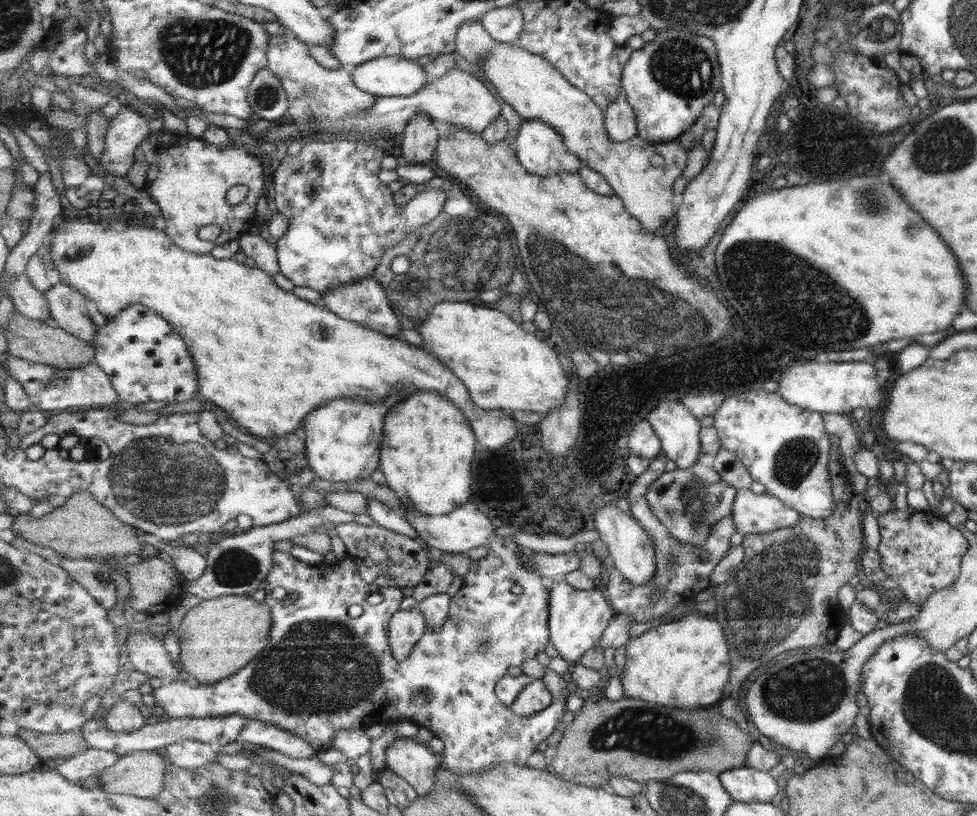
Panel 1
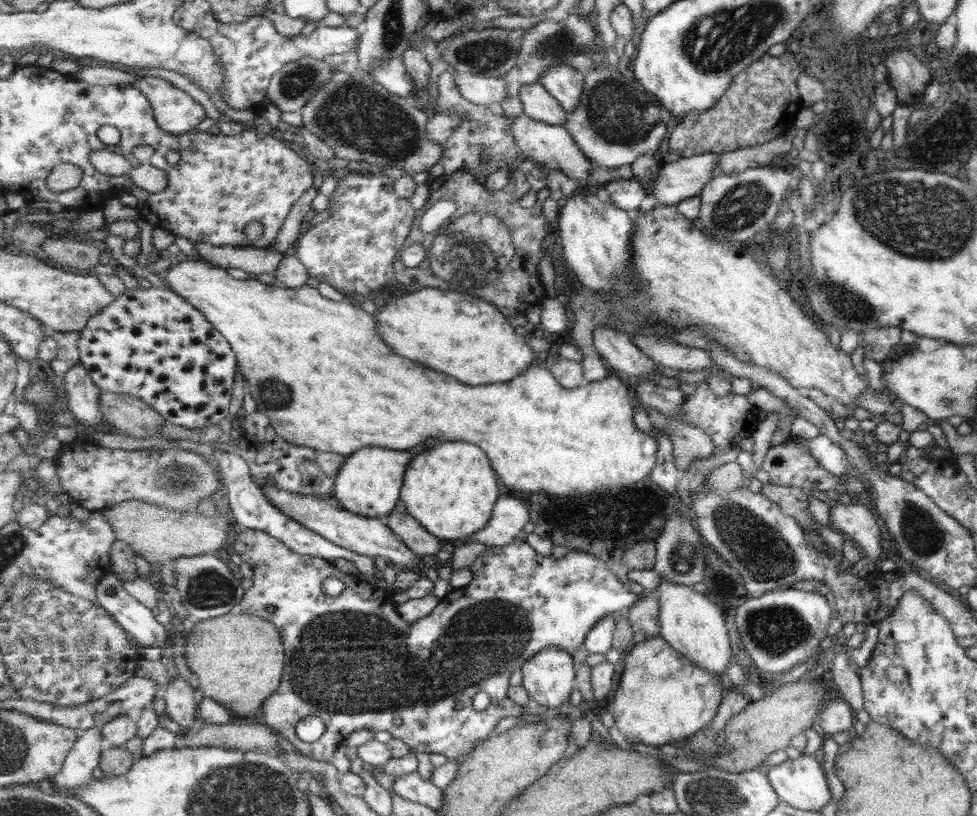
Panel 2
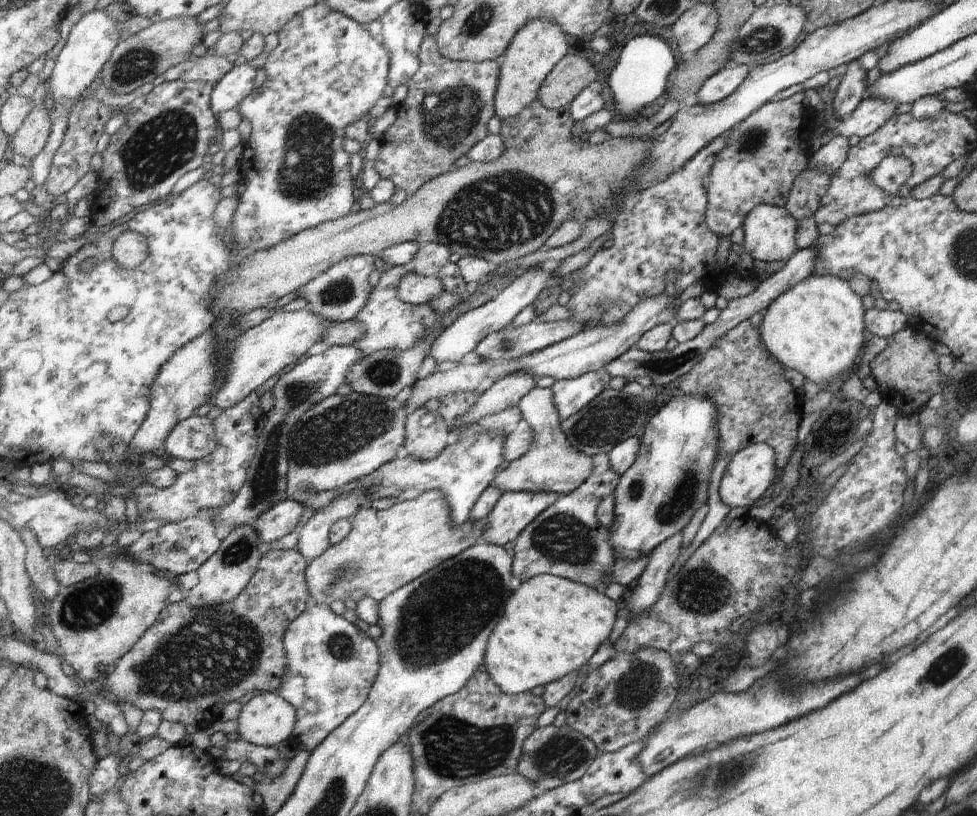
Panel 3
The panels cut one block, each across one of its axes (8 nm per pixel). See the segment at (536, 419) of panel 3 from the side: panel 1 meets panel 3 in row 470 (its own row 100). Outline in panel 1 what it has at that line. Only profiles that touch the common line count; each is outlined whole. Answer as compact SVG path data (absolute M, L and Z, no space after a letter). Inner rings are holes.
M499 43L491 50L489 58L482 62L485 80L489 81L497 90L500 98L508 103L522 119L540 120L553 125L564 136L564 144L579 157L582 164L600 172L612 184L616 195L624 200L625 208L635 218L638 218L644 228L649 232L656 232L663 228L669 218L673 218L679 208L673 196L673 184L679 176L683 176L688 167L688 152L685 152L679 138L672 141L653 143L643 140L639 135L625 142L617 142L609 136L606 128L606 113L597 106L596 101L587 93L582 92L577 86L571 84L557 67L549 60L528 52L522 47Z

